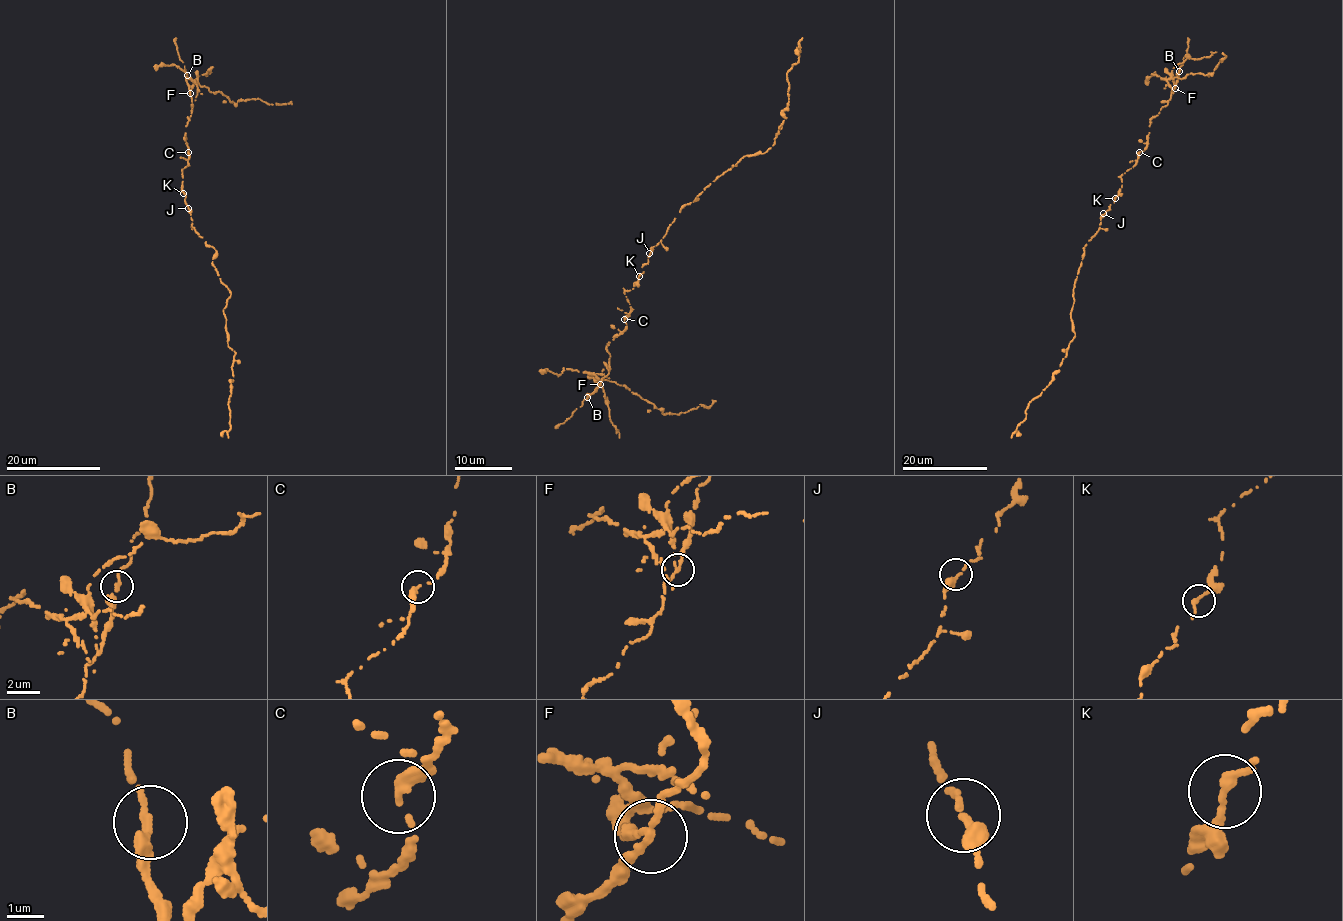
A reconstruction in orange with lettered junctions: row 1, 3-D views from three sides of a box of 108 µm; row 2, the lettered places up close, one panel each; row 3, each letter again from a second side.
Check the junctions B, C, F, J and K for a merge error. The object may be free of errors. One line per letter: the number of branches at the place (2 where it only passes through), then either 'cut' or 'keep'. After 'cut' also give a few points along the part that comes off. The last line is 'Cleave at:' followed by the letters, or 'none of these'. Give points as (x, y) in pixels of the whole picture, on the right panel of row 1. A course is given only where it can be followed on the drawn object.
B: branches 2; keep
C: branches 2; keep
F: branches 2; cut; course (1174, 88), (1172, 75), (1173, 79), (1176, 76), (1180, 79), (1192, 73), (1213, 72), (1226, 56), (1222, 52)
J: branches 2; keep
K: branches 2; keep
Cleave at: F

